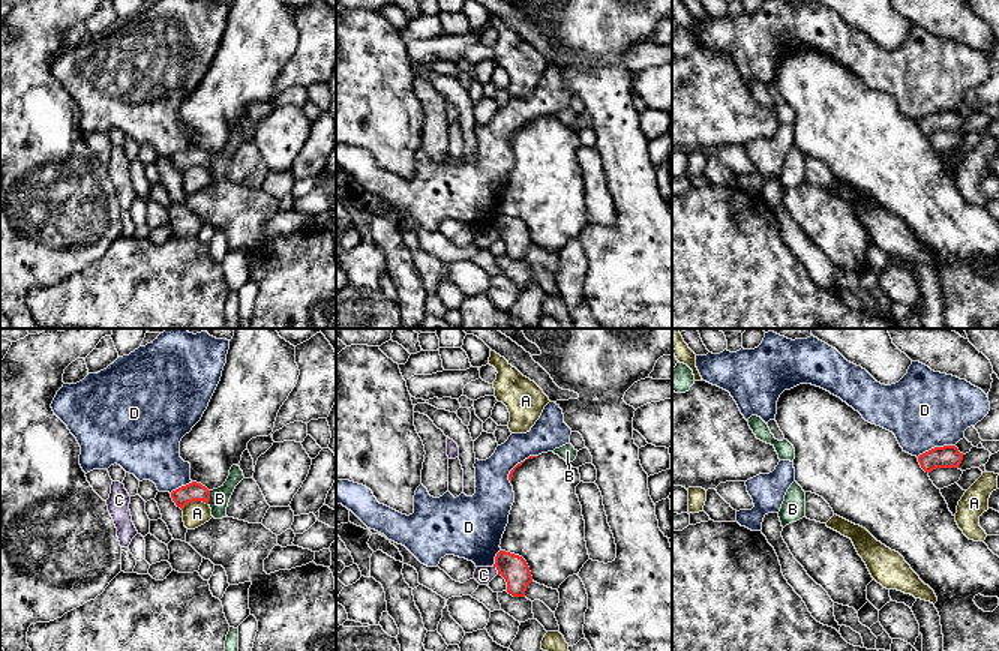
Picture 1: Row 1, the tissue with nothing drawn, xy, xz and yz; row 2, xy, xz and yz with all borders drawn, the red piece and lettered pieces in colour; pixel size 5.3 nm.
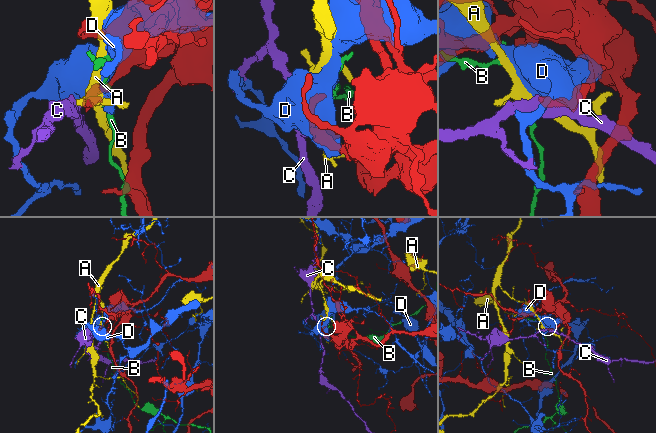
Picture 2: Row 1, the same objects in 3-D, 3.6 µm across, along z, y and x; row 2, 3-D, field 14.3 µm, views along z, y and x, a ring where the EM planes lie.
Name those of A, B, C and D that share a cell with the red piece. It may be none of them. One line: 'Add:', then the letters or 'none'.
Add: none

